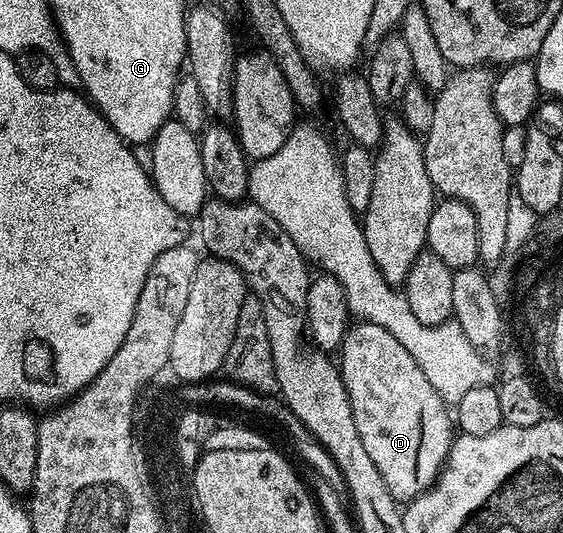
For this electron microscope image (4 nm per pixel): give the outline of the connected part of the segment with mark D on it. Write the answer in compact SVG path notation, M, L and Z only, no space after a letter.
M354 323L341 339L339 355L341 381L349 395L355 430L359 430L359 439L367 449L371 462L375 462L379 474L383 474L387 490L391 490L391 494L399 502L408 502L416 496L422 496L441 475L455 439L455 420L445 399L438 394L435 386L431 386L431 382L427 382L427 374L419 370L419 362L415 362L415 358L407 354L407 349L399 343L399 338L387 334L383 326Z

